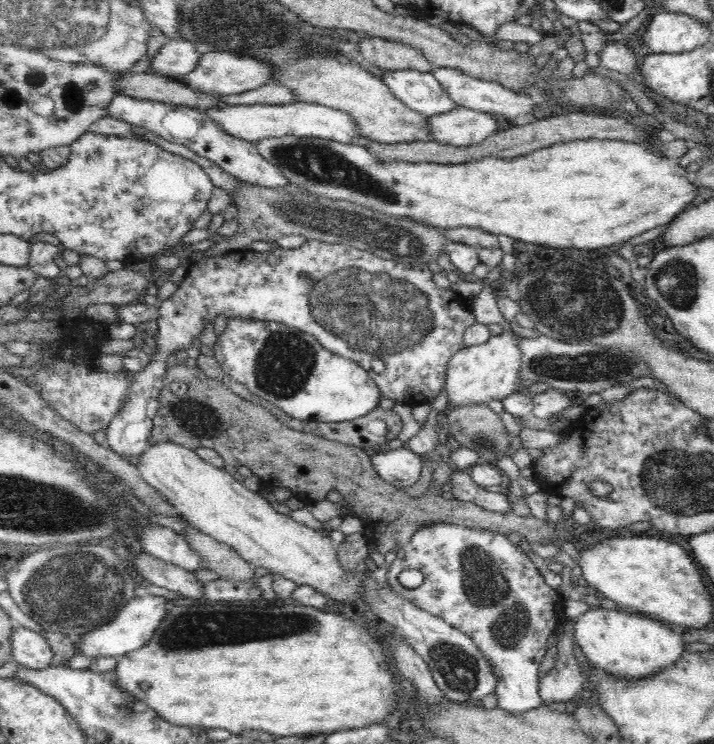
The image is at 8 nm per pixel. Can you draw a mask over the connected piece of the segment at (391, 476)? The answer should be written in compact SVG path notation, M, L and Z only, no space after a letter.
M390 445L371 457L375 471L392 486L410 488L420 478L421 457L401 445Z

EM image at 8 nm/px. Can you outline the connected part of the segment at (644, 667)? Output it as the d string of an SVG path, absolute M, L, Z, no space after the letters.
M593 604L588 612L578 616L573 626L573 638L590 664L611 676L620 676L627 680L652 676L672 666L686 652L682 636L672 631L665 622L619 612L616 609L604 609Z

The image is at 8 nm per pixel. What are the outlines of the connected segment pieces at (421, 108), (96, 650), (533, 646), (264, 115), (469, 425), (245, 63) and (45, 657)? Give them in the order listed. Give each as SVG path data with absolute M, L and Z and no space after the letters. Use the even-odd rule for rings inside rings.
M384 69L381 79L406 106L427 117L451 112L458 107L432 72Z
M144 596L144 598L134 598L128 604L124 604L118 609L118 614L114 620L110 620L106 626L98 626L84 634L82 642L77 648L77 653L91 658L92 660L98 656L121 656L127 652L140 650L144 644L150 642L150 638L154 636L156 628L162 624L162 620L166 620L166 606L170 604L169 600L162 596Z
M444 521L422 525L412 535L407 546L402 547L397 552L397 557L389 567L387 577L390 586L398 592L399 595L402 595L405 599L411 600L413 604L418 606L421 610L430 612L430 614L439 617L442 621L445 621L448 625L456 628L458 631L464 632L464 634L468 635L468 637L474 641L476 647L478 647L478 651L482 653L482 657L484 657L487 660L487 664L490 665L492 673L498 675L496 676L496 679L500 682L498 682L498 686L496 686L495 689L496 696L498 696L498 707L510 713L518 714L543 705L542 697L540 697L539 693L539 668L540 664L542 664L542 658L544 658L548 650L549 638L551 635L556 633L556 627L560 626L564 621L565 601L567 595L565 595L561 589L555 589L547 585L544 581L544 577L542 577L534 563L528 559L526 553L522 551L518 545L512 544L507 535L486 529L470 528L466 525L444 523ZM411 568L416 568L424 574L423 583L415 589L404 587L398 582L397 577L402 570Z
M302 101L278 105L222 105L220 108L206 110L204 113L206 113L206 117L222 126L224 132L252 144L262 138L272 138L272 136L277 138L290 135L298 138L310 136L340 143L350 143L360 136L357 122L350 113Z
M470 404L454 408L446 414L454 445L478 451L495 466L500 457L514 454L504 424L487 404Z
M208 51L200 57L198 66L188 76L182 76L181 80L196 91L222 96L242 94L242 92L256 90L264 84L272 83L272 65L246 53Z
M18 626L14 628L10 641L13 660L18 662L19 666L30 670L44 670L52 666L53 651L48 641L38 632Z

